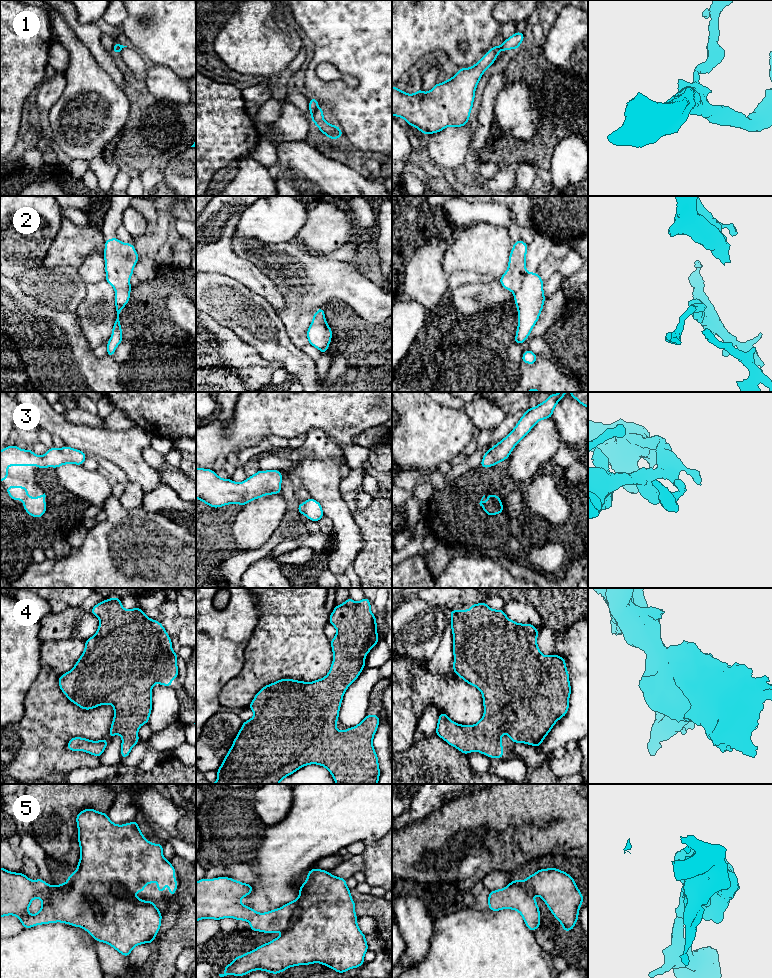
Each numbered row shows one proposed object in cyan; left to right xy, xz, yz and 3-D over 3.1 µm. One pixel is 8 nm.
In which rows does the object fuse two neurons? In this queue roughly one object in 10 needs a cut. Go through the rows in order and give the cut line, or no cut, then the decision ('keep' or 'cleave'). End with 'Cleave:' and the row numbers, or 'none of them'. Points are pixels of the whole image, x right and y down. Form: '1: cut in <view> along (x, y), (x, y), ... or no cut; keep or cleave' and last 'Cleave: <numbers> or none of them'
1: cut in xz along (319, 108), (311, 114); cleave
2: no cut; keep
3: no cut; keep
4: no cut; keep
5: no cut; keep
Cleave: 1

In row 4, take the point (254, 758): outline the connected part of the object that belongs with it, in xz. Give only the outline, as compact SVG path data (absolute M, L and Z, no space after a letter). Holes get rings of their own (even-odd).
M349 597L341 605L335 606L329 618L329 623L337 630L330 641L333 662L324 678L310 683L285 678L266 685L257 692L249 705L254 716L243 722L230 750L216 771L218 778L213 784L279 784L288 775L310 764L325 767L336 784L378 784L380 769L373 747L373 737L379 725L379 716L367 714L357 726L345 731L338 731L336 728L344 693L358 678L365 667L366 655L379 641L376 616L370 607L370 601L366 597L359 602Z

